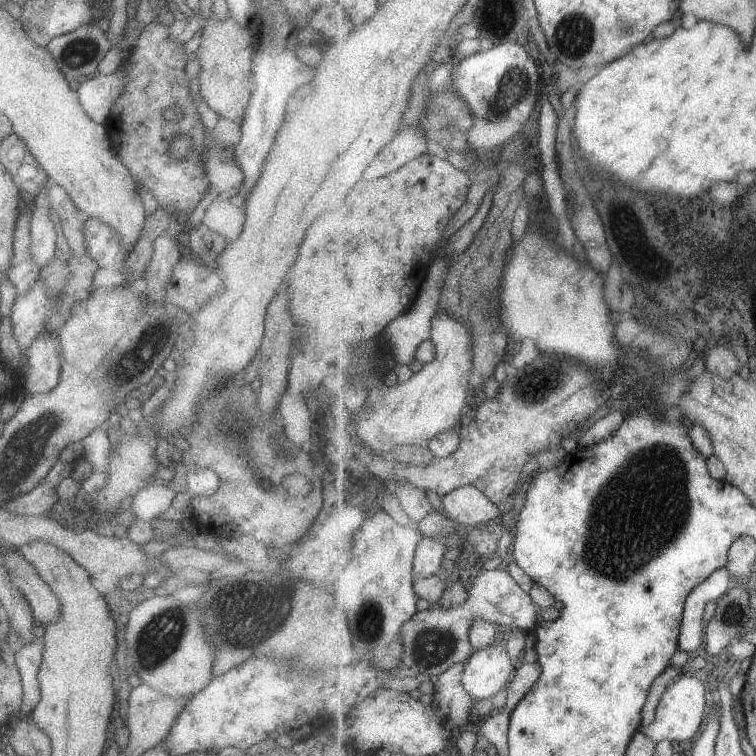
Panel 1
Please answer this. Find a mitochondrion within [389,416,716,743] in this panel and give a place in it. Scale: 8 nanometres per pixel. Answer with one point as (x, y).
(652, 485)

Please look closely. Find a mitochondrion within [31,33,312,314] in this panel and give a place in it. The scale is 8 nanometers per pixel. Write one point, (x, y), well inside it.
(76, 56)

